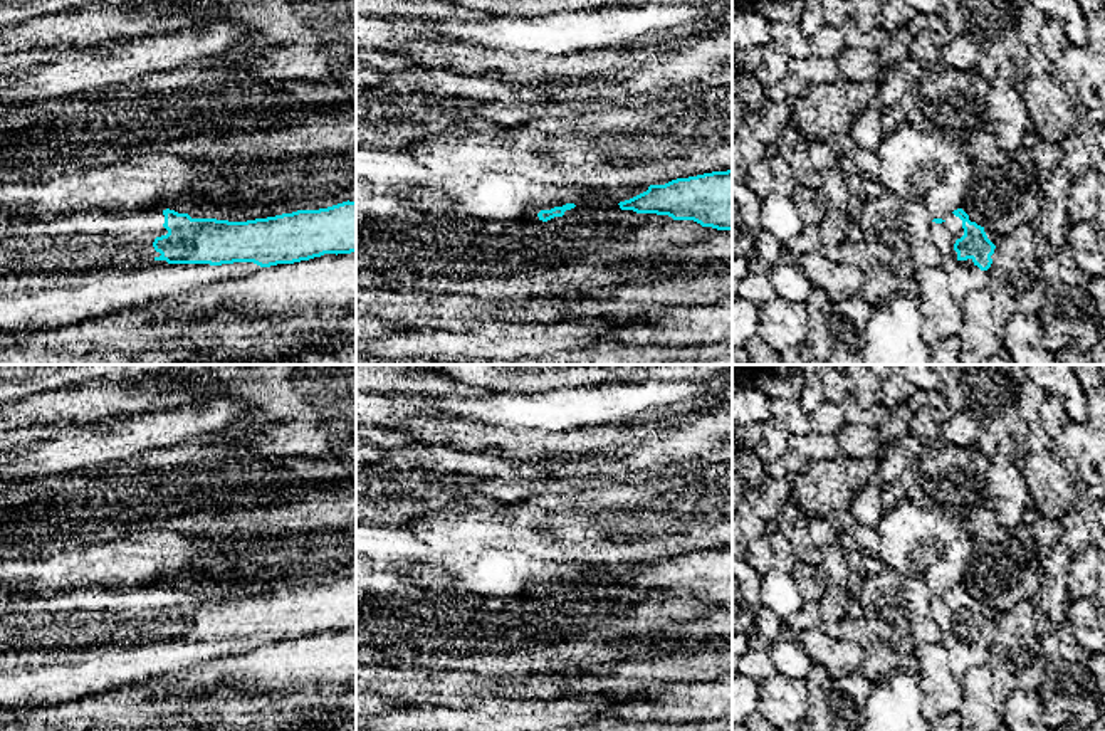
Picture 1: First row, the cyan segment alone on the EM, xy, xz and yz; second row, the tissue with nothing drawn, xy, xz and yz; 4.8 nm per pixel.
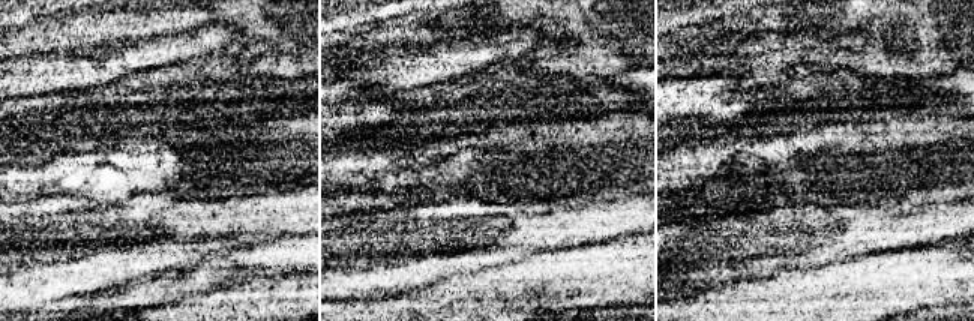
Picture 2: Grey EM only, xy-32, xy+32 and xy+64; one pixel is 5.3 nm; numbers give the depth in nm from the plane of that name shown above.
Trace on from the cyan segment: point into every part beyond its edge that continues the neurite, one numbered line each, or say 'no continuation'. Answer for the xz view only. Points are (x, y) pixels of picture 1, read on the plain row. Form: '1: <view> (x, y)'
no continuation

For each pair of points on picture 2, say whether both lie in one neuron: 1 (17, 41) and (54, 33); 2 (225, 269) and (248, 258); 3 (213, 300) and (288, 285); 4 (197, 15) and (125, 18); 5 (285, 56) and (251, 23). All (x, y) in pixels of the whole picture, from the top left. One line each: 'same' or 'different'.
1: same
2: different
3: same
4: same
5: same

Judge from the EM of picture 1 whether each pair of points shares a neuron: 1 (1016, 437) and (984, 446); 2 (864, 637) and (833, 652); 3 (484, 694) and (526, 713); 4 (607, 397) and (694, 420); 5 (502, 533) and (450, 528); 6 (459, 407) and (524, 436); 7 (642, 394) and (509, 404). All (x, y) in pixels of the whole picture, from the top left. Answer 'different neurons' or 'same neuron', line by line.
1: same neuron
2: different neurons
3: different neurons
4: same neuron
5: same neuron
6: same neuron
7: same neuron

